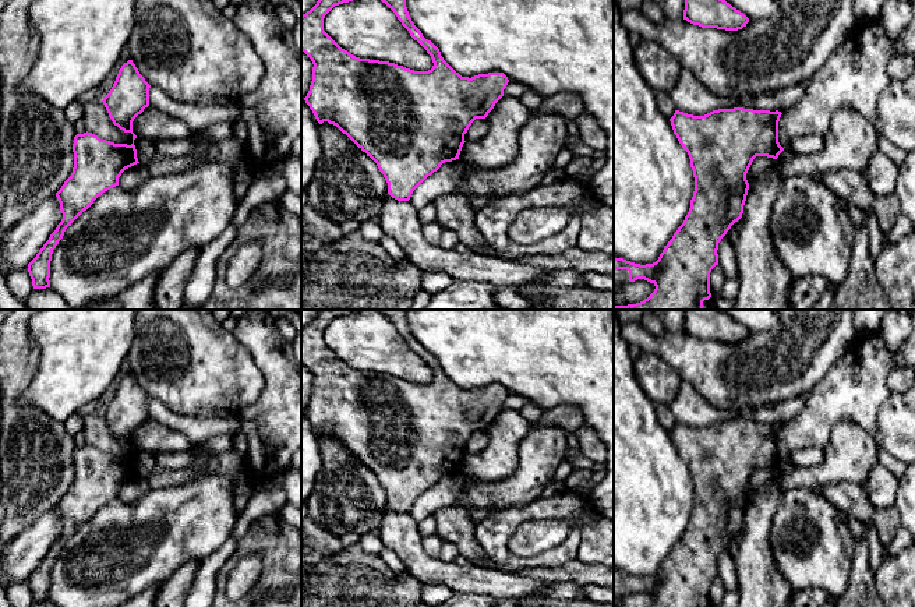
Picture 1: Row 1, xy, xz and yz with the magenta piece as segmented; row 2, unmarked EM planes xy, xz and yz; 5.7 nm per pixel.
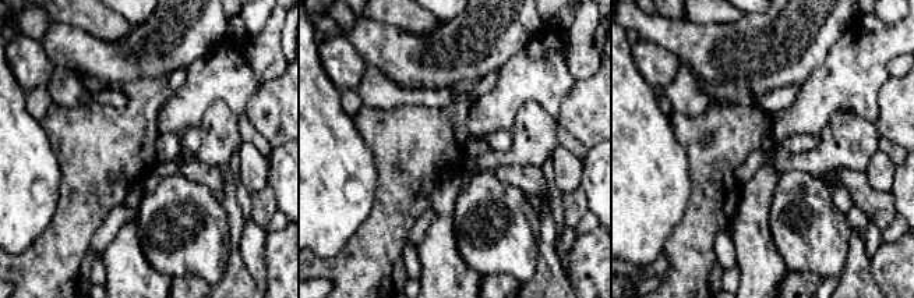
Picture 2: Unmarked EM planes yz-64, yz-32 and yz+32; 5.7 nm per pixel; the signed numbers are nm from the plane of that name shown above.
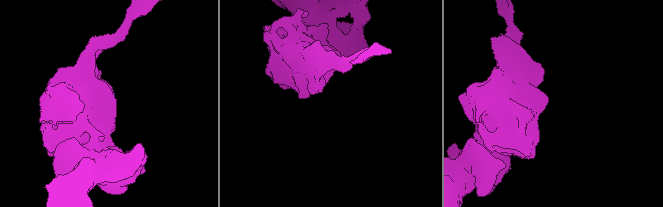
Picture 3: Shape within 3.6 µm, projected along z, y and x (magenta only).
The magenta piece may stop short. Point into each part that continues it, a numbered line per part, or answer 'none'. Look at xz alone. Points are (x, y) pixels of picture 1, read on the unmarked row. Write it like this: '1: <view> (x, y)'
none

